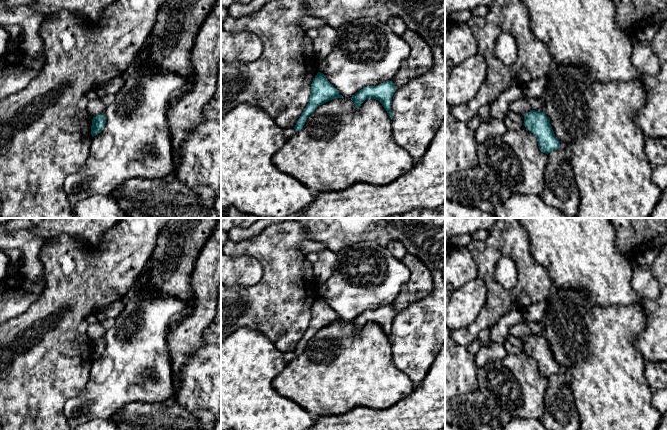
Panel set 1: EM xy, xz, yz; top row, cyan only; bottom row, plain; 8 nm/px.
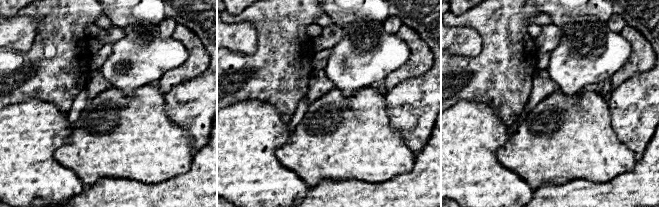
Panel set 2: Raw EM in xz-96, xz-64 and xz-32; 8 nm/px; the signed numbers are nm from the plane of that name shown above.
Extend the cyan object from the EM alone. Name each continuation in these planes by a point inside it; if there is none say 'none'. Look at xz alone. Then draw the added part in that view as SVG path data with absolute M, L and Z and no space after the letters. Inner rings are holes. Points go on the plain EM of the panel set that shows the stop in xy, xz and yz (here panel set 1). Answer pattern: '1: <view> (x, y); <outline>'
none

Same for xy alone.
none

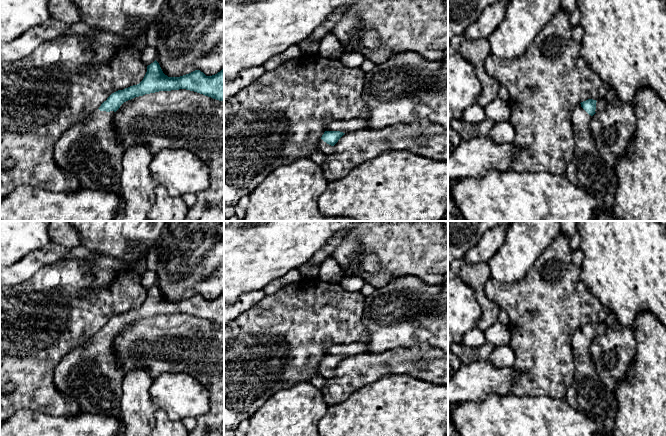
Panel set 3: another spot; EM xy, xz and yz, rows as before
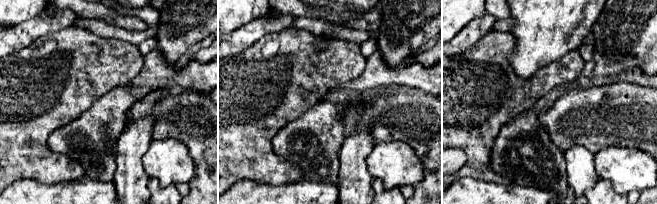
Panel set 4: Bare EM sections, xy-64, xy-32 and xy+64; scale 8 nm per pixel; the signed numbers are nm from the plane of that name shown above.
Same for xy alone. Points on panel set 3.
1: xy (91, 374); M93 335L54 368L55 387L75 400L79 412L113 416L122 422L124 371L114 350L116 336Z

